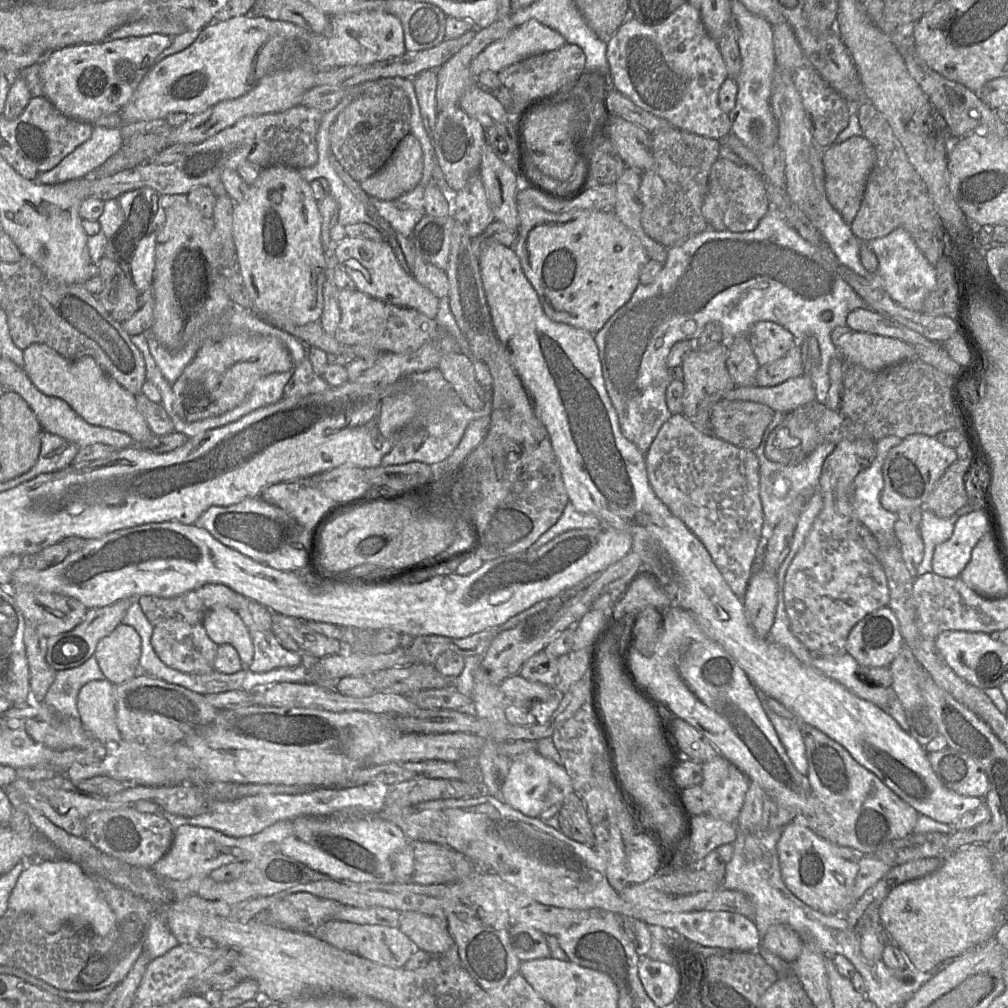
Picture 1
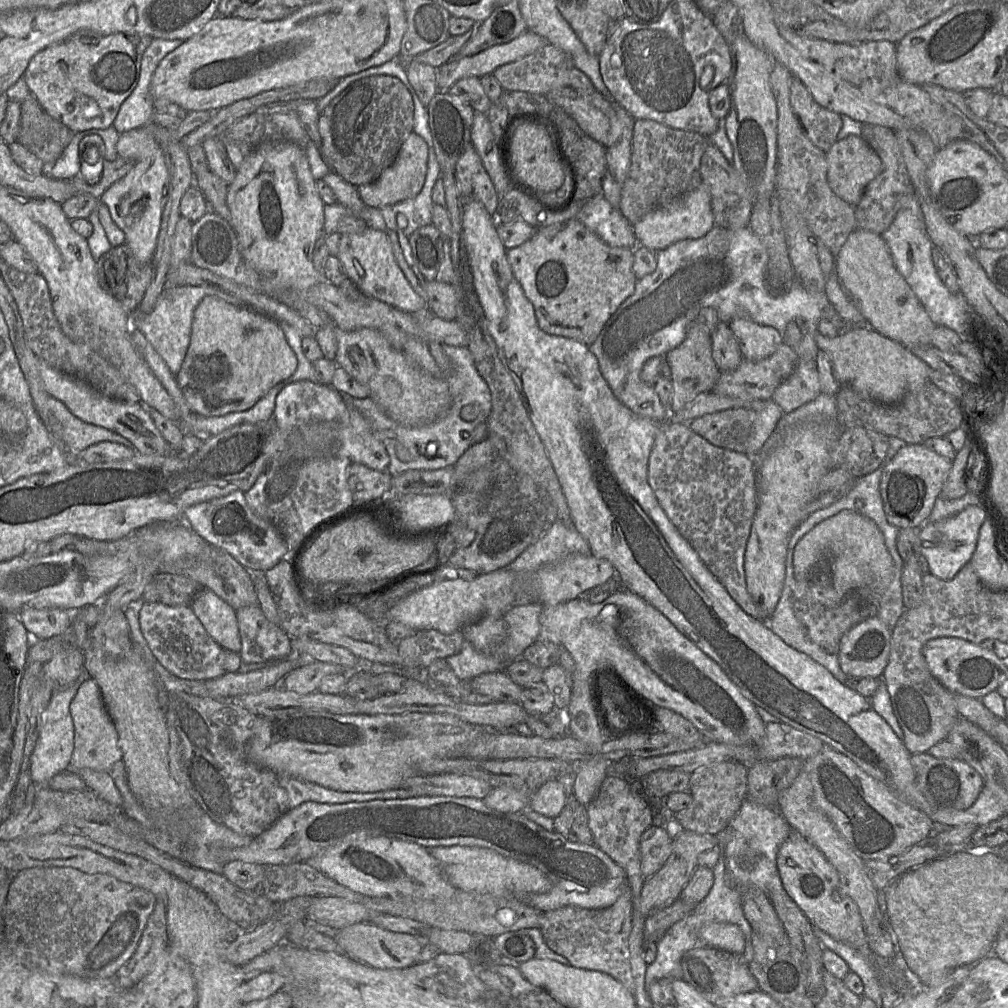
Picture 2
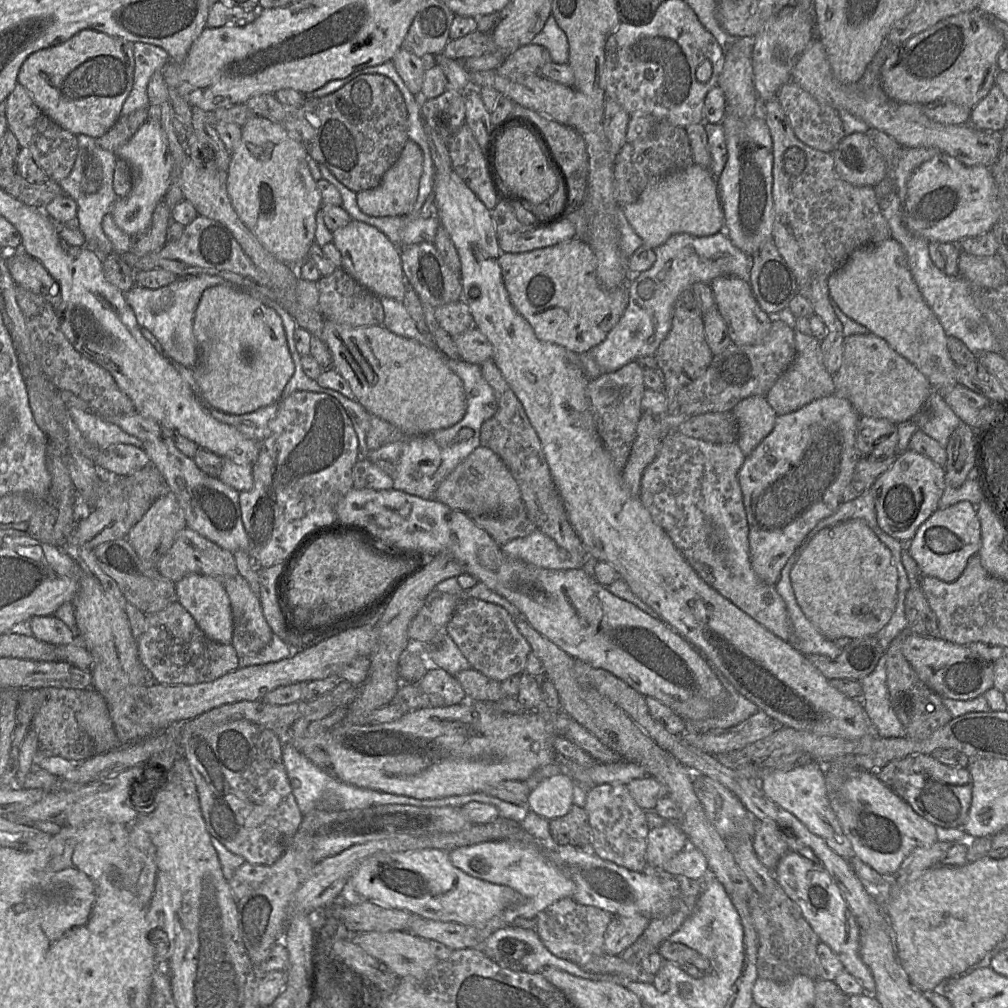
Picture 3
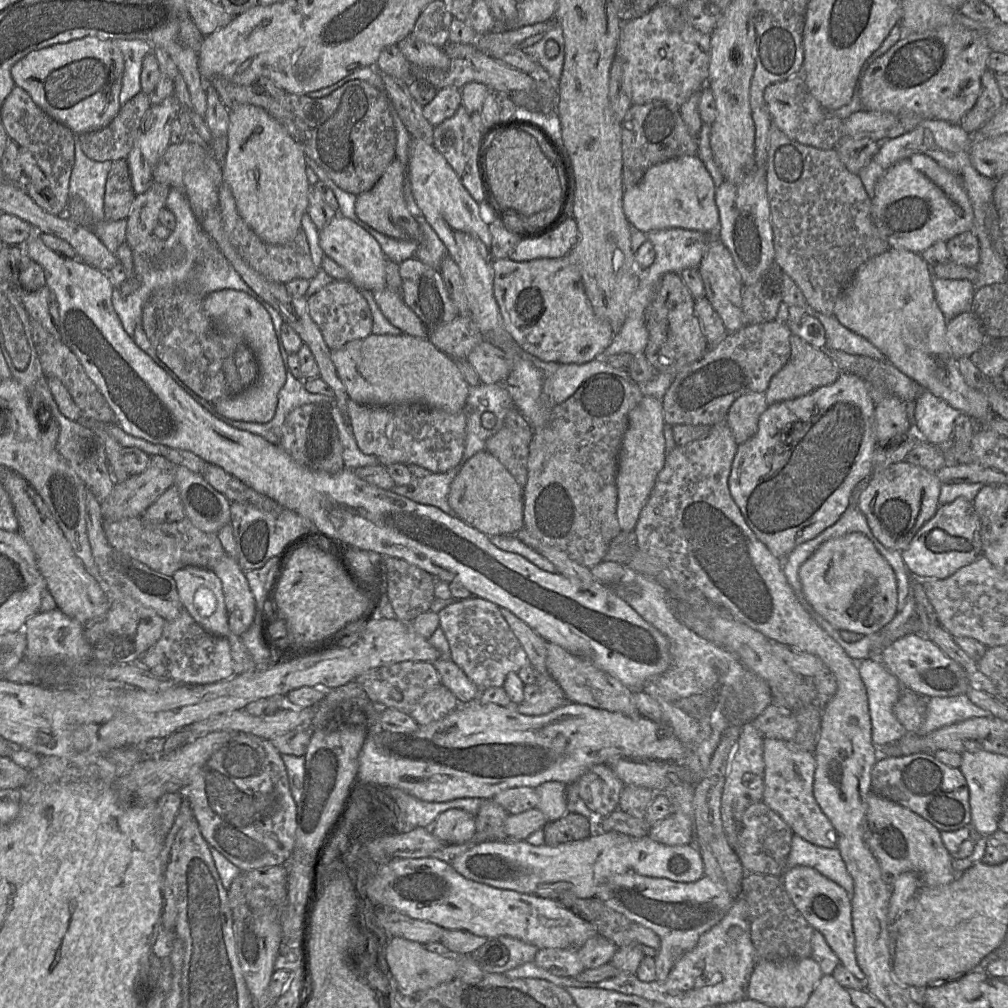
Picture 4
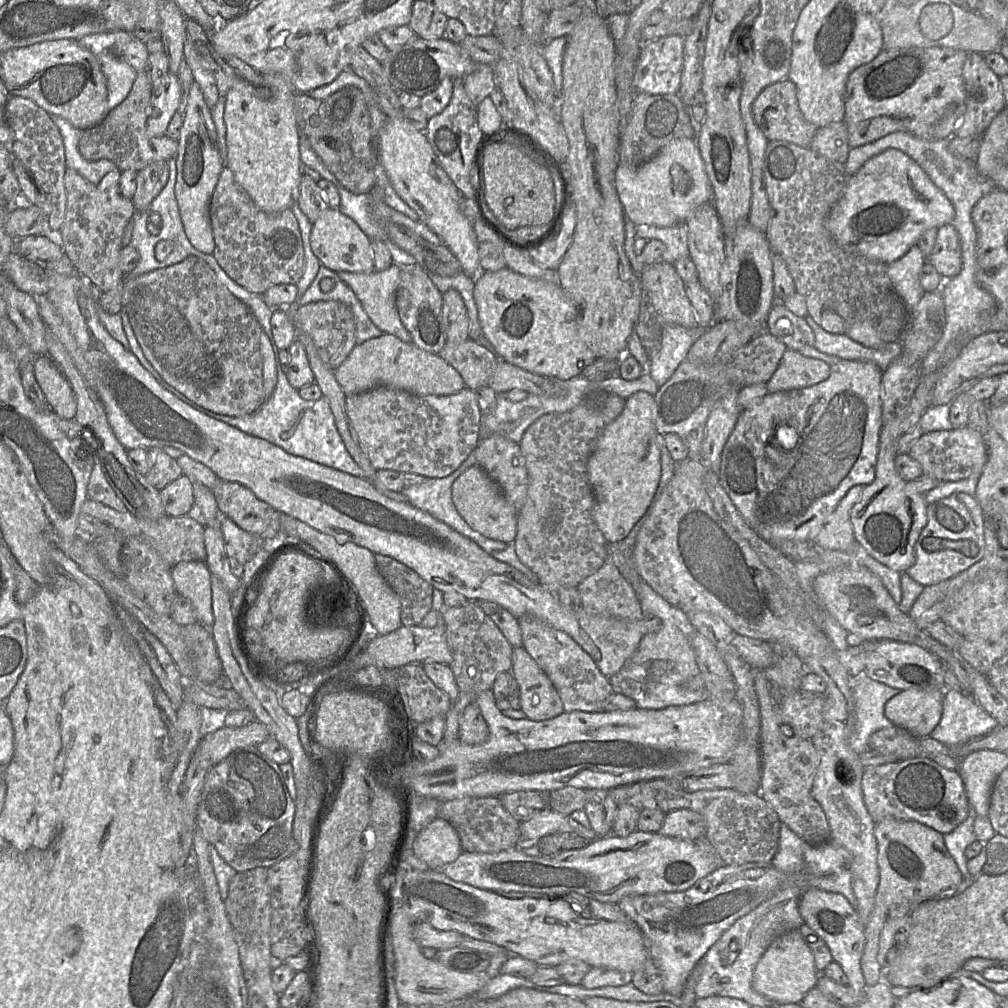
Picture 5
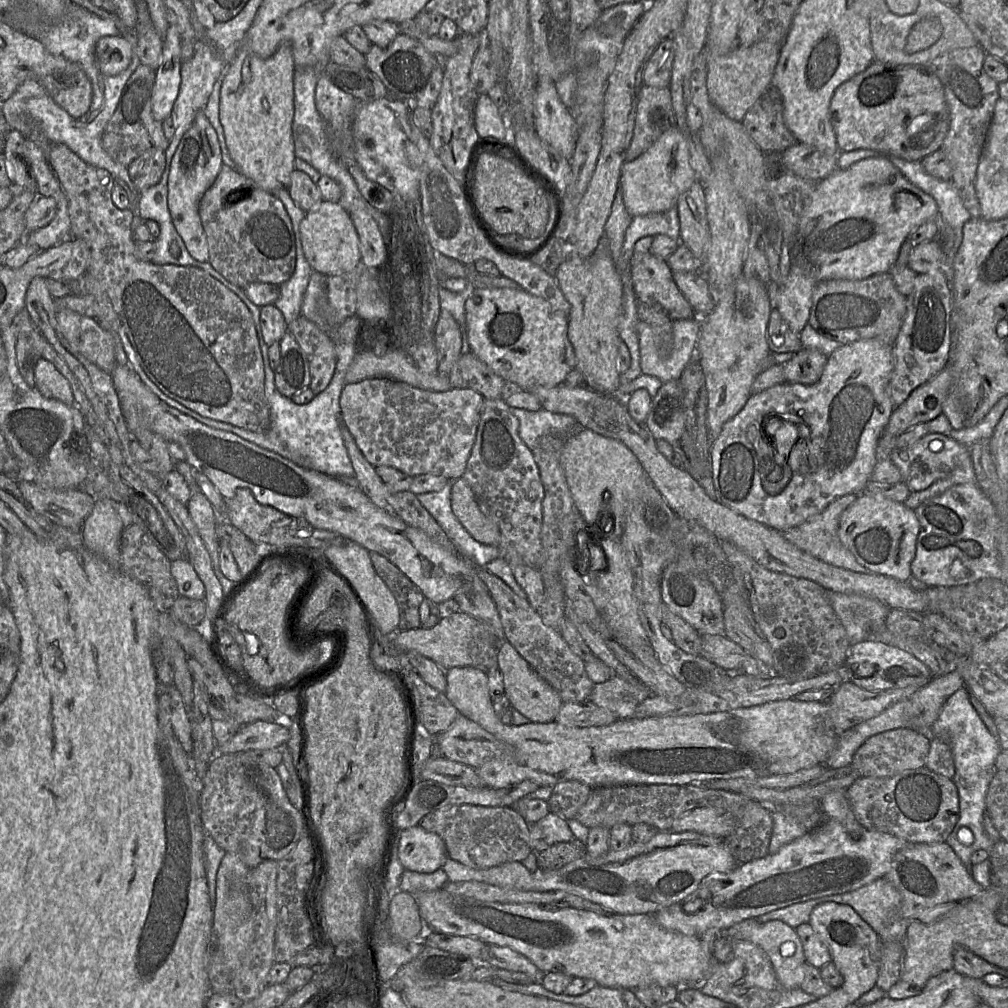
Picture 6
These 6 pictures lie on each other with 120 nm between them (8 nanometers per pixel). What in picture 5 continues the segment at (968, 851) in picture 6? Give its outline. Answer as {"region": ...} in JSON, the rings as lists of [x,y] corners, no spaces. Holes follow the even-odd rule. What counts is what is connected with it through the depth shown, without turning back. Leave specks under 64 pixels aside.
{"region":[[[946,688],[941,719],[929,737],[956,746],[990,732],[997,725],[996,719],[971,696]],[[969,803],[969,812],[967,818],[952,832],[943,835],[946,848],[950,853],[950,855],[952,856],[952,858],[954,859],[955,863],[957,864],[963,876],[962,884],[959,887],[951,888],[951,889],[958,889],[958,893],[964,891],[974,880],[974,878],[971,876],[970,872],[967,869],[967,858],[965,856],[965,849],[968,845],[976,841],[976,835],[974,832],[974,820],[976,819],[977,816],[978,815],[975,809]]]}

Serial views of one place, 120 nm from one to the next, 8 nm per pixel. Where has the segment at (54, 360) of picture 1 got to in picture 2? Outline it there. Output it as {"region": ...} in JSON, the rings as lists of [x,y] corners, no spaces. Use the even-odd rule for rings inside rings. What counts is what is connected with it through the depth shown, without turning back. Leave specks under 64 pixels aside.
{"region":[[[39,360],[39,370],[45,390],[63,402],[72,414],[84,422],[114,431],[134,444],[134,450],[143,455],[167,455],[173,451],[155,426],[142,403],[125,403],[110,399],[83,380],[60,373]]]}

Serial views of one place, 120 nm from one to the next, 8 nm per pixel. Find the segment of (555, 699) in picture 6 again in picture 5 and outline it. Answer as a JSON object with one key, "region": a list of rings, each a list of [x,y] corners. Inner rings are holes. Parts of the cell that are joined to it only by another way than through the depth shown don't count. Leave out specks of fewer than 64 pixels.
{"region":[[[514,647],[510,670],[520,693],[521,709],[527,719],[545,721],[564,713],[564,706],[553,683],[523,647]]]}

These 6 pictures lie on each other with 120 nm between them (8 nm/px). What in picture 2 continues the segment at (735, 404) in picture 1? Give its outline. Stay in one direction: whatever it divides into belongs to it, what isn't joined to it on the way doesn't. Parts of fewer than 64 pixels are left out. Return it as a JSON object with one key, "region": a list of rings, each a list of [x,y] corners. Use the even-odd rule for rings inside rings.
{"region":[[[732,407],[697,417],[688,426],[716,446],[746,454],[754,420],[752,409]]]}

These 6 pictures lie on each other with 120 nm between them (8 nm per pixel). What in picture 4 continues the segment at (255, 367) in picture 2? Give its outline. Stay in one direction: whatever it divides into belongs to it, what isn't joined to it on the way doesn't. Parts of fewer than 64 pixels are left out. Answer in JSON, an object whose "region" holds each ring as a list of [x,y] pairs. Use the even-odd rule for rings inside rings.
{"region":[[[233,289],[216,290],[208,294],[203,301],[203,310],[224,337],[227,354],[232,355],[236,346],[246,343],[255,353],[259,366],[258,378],[251,387],[235,396],[217,401],[214,408],[233,420],[268,422],[275,414],[278,394],[286,381],[286,368],[270,314],[254,297]]]}

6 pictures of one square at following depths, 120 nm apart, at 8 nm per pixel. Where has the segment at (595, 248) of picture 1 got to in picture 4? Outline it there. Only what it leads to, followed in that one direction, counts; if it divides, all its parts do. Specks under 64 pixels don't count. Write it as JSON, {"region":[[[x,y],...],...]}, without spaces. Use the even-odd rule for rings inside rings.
{"region":[[[567,254],[560,258],[538,258],[516,262],[510,258],[492,260],[494,296],[506,330],[528,354],[544,362],[582,364],[597,358],[610,345],[614,331],[610,323],[599,317],[585,292],[581,273]]]}

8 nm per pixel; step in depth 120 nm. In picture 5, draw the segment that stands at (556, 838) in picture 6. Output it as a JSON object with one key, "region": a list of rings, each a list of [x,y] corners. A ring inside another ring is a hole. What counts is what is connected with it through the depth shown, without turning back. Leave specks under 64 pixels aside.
{"region":[[[547,807],[528,821],[520,823],[516,848],[528,849],[537,845],[542,837],[556,832],[576,832],[590,841],[596,837],[591,828],[585,828],[571,818]]]}

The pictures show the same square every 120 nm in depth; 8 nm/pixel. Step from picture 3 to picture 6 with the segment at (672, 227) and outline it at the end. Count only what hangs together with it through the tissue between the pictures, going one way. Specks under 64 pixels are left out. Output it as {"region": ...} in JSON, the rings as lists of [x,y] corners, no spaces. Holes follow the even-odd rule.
{"region":[[[675,125],[637,159],[626,161],[621,169],[620,187],[629,214],[643,216],[675,207],[679,196],[698,181],[689,157],[688,136]]]}

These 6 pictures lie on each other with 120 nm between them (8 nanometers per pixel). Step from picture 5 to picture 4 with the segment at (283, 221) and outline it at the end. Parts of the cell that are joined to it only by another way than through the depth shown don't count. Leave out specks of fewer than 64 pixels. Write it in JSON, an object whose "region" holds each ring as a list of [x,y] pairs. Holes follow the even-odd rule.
{"region":[[[225,181],[218,187],[217,209],[220,213],[223,230],[230,244],[255,271],[267,279],[283,284],[296,278],[311,280],[315,277],[318,267],[312,261],[307,236],[302,228],[299,229],[291,242],[284,245],[273,245],[262,241],[238,213],[234,196]]]}

